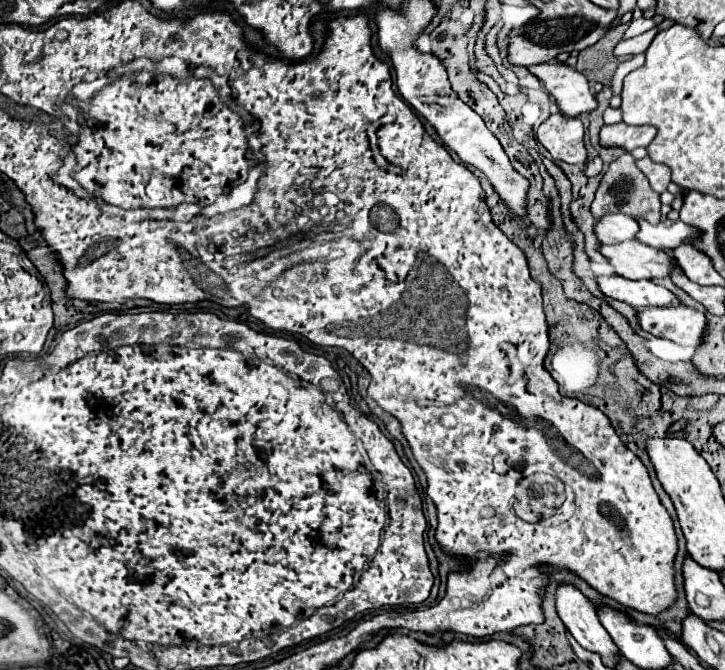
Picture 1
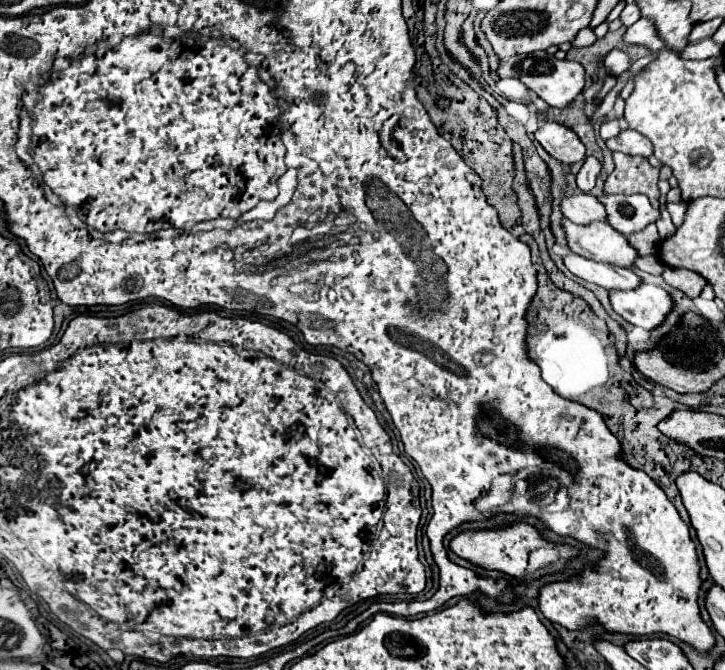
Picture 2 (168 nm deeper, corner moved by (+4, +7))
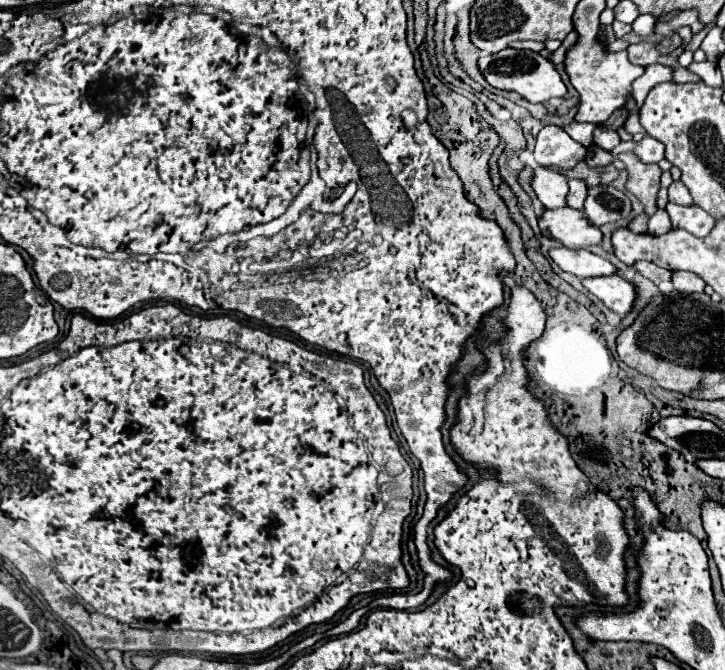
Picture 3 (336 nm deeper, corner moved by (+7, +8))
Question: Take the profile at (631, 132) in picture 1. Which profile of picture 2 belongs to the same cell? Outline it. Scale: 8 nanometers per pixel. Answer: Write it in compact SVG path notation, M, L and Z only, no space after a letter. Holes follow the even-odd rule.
M625 129L625 131L621 131L619 137L609 139L605 143L611 151L621 151L621 153L639 155L639 157L651 157L653 155L651 141L633 129Z

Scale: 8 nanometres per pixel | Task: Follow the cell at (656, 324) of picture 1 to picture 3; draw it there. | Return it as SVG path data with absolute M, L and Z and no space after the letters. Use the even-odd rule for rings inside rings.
M618 274L612 276L598 276L598 278L584 278L582 284L598 298L602 300L612 312L626 316L632 312L638 290L632 282L624 280Z

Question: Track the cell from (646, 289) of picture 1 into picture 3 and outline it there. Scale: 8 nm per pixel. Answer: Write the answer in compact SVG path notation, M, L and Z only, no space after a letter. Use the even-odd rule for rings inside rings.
M554 248L550 250L550 258L564 270L578 278L596 278L596 276L612 276L616 274L614 264L596 256L588 250L568 250L568 248Z

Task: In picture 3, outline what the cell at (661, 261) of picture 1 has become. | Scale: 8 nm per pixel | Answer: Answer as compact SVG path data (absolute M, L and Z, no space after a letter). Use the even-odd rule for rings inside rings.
M568 206L558 210L546 210L538 224L544 236L556 238L562 246L570 250L582 250L602 242L602 232L592 226L588 218L584 218L584 212L572 210Z

